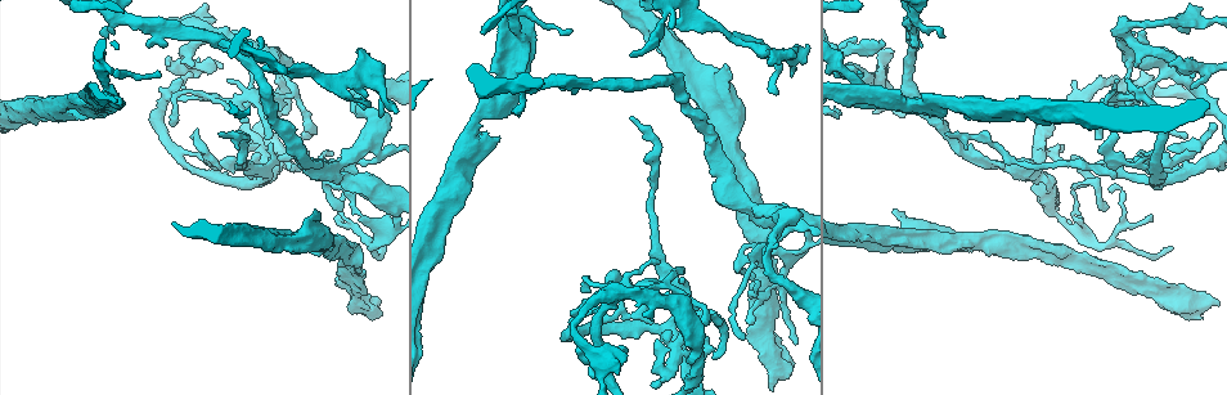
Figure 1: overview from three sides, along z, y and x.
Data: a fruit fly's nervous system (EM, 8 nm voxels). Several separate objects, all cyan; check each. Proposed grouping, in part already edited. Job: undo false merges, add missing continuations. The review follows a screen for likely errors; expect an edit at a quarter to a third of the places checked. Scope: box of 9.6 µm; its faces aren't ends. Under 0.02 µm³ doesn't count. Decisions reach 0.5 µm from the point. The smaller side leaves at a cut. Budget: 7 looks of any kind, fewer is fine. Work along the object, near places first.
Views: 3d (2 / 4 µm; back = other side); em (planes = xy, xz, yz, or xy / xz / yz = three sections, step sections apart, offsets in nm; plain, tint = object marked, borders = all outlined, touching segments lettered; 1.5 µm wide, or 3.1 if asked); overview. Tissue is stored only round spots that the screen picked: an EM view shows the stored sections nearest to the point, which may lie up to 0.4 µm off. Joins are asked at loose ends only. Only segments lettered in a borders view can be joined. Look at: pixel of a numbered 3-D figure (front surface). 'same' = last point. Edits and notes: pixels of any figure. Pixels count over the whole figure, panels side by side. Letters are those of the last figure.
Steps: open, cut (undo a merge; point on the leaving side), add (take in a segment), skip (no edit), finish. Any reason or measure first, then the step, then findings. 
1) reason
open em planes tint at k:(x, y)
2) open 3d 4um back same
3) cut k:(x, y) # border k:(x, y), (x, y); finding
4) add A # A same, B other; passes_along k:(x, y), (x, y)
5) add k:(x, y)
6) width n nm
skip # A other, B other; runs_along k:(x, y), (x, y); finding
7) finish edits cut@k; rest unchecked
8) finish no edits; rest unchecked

three arms meet
open 3d 4um at 1:(514, 33)

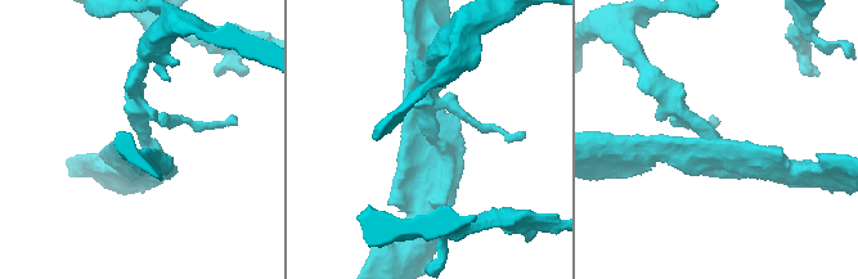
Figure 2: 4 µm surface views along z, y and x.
open em planes borders at 2:(432, 139)

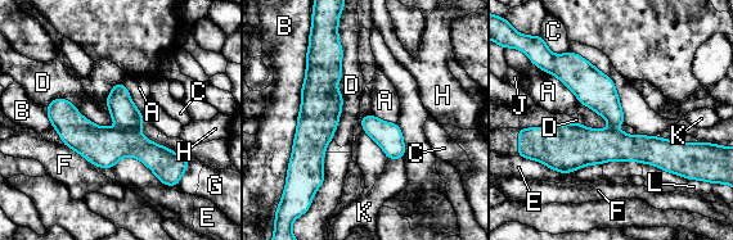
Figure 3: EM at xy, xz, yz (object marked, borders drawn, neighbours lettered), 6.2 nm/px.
cut 3:(124, 112) # A other, B other, C other, D other, E other, F other, G other, H other, J other, K other, L other; border 3:(121, 128), (136, 131); a second neuron is stuck on

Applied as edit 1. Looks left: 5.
an open end
open em xy step 8 tint at 1:(198, 129)

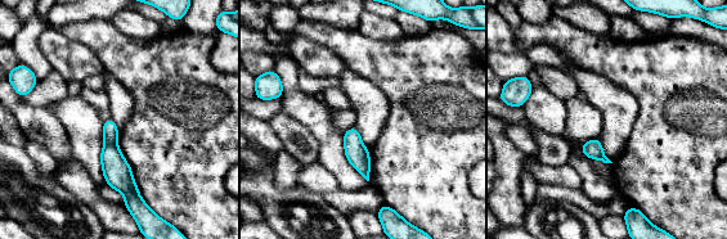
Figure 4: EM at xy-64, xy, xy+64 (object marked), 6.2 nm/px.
cut it another way
open em yz step 4 borders same

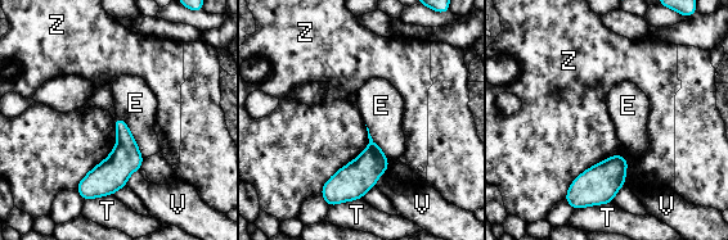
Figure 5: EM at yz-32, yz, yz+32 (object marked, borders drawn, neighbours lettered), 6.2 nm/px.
skip # E other, T other, V other, Z other; border 5:(628, 159), (588, 167), (564, 198); none of them fits

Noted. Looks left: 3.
finish edits cut@3; rest unchecked

